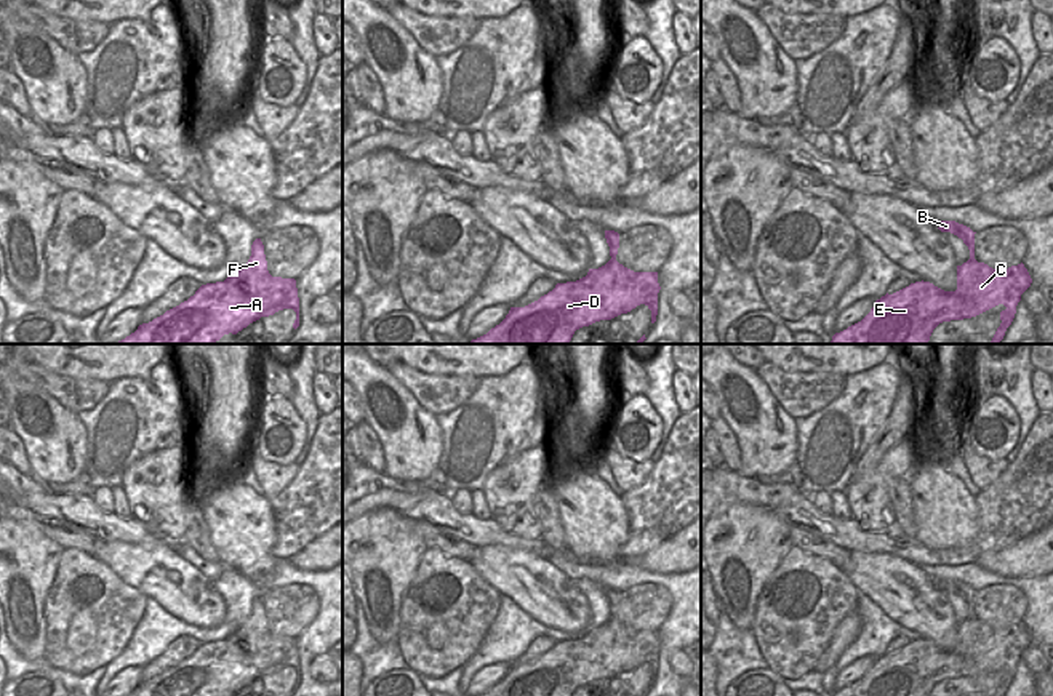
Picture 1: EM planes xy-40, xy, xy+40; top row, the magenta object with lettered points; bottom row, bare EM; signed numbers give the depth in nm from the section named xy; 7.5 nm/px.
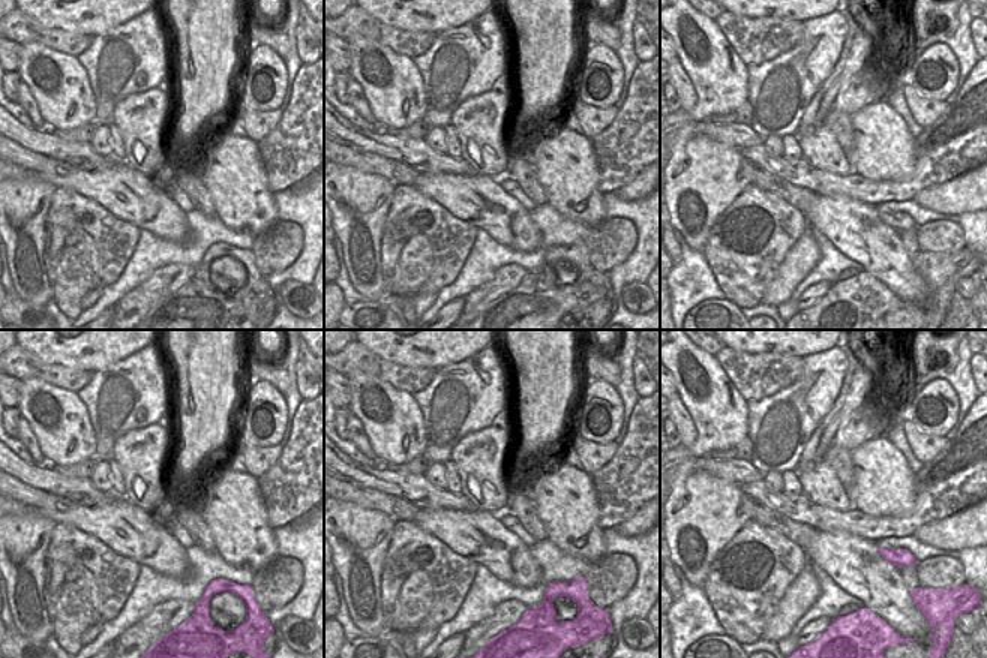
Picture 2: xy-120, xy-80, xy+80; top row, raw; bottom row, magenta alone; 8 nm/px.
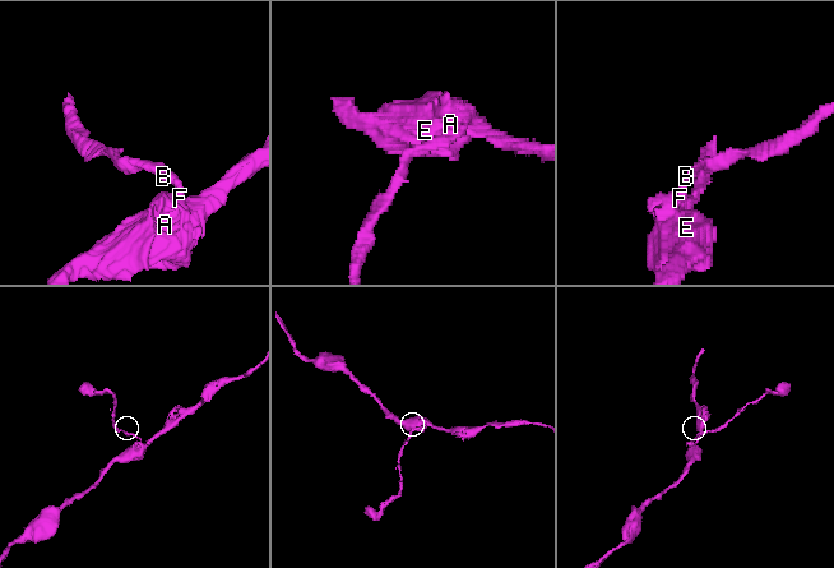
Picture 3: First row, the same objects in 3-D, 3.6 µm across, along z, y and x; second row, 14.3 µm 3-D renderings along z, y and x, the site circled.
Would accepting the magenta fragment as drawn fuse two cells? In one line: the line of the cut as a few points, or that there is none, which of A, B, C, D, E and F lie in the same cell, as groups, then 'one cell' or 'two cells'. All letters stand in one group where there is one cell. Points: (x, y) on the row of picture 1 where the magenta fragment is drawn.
no cut; A B C D E F; one cell

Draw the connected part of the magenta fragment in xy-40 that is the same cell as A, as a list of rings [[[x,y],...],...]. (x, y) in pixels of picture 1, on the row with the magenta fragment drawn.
[[[256,238],[248,262],[224,282],[202,285],[194,296],[166,310],[115,344],[214,344],[261,317],[293,309],[299,326],[294,278],[272,277],[264,245]]]

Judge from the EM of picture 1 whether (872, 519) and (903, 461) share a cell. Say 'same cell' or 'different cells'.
same cell

